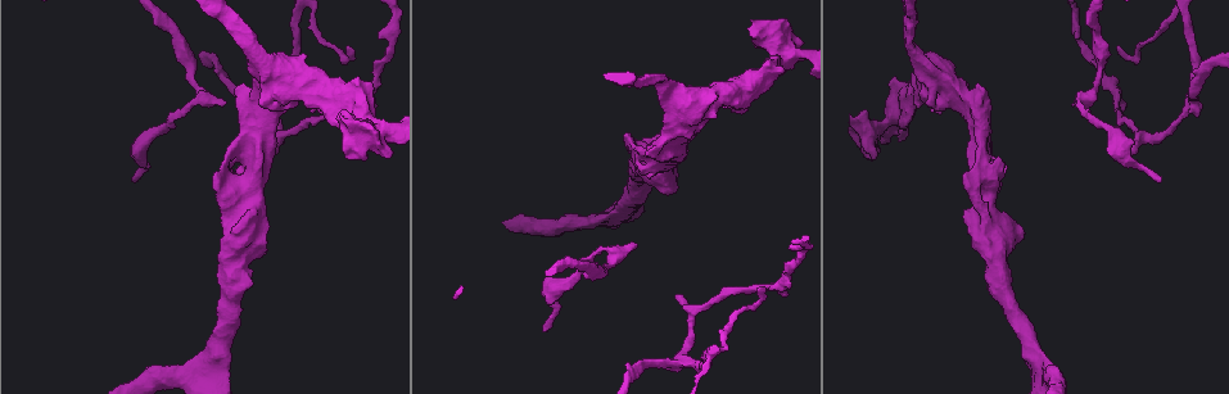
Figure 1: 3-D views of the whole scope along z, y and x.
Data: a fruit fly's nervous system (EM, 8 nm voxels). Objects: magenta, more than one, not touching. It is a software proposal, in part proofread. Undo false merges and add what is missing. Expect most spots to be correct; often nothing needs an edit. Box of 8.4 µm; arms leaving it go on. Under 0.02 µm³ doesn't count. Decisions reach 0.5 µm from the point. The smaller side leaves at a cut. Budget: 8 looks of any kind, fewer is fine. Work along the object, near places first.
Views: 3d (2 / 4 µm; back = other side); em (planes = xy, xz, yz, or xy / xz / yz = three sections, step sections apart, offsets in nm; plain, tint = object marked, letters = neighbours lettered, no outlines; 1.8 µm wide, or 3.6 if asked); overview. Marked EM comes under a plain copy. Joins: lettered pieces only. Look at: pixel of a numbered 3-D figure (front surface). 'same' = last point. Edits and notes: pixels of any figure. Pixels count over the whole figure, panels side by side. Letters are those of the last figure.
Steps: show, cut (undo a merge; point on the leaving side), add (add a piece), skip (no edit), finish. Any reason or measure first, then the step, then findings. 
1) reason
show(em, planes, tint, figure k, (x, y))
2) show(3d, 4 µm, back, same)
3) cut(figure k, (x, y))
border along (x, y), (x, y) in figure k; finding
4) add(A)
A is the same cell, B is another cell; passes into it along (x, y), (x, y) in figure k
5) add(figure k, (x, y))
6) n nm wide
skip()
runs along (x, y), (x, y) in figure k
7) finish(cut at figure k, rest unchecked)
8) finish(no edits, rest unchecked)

an open end
show(3d, 2 µm, figure 1, (545, 331))

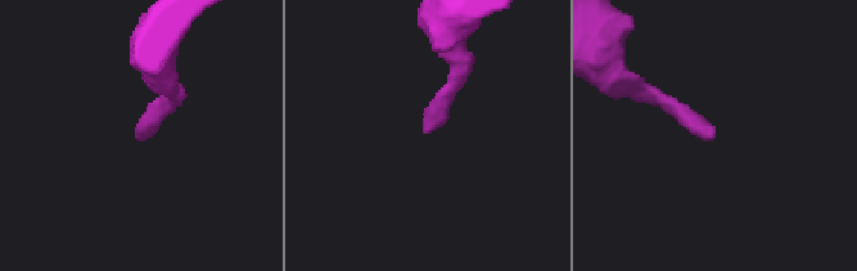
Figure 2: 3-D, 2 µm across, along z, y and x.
show(em, yz, step 4, letters, figure 2, (137, 136))

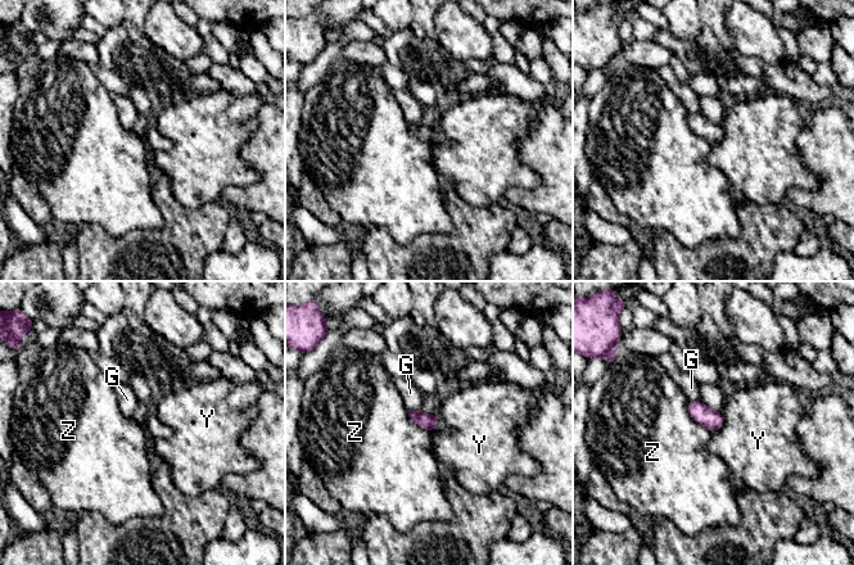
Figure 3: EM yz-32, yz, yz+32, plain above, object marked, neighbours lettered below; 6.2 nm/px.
100 nm wide
skip()
G, Y and Z are other cells; no lettered piece goes on from it

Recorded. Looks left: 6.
branch stops here
show(3d, 4 µm, back, figure 1, (245, 98))

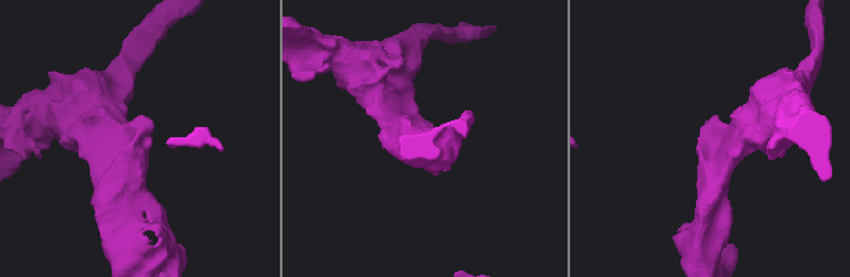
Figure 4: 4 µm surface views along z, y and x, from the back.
now the EM
show(em, planes, letters, figure 4, (139, 136))

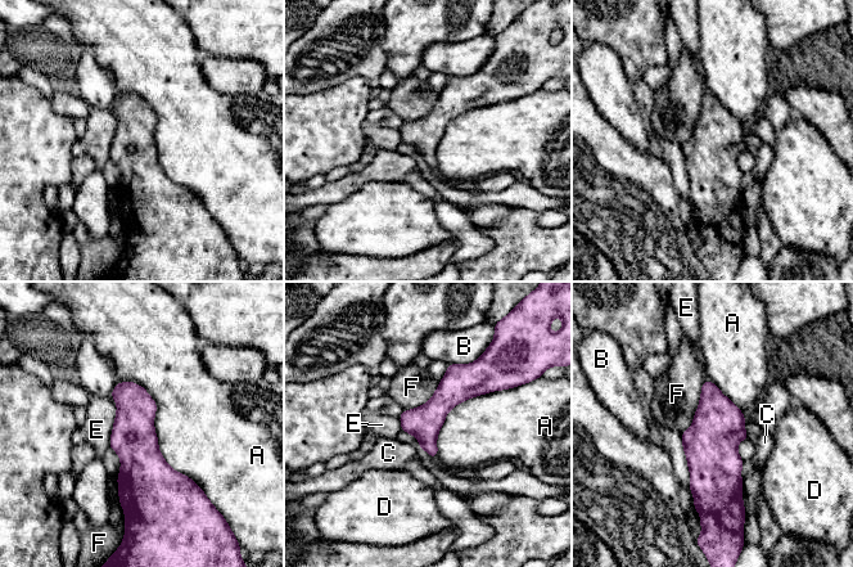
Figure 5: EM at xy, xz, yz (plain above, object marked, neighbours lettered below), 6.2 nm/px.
A touches over 850 nm
skip()
A, B, C, D, E and F are other cells; none of them fits

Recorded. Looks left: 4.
branch point
show(3d, 4 µm, figure 1, (678, 363))

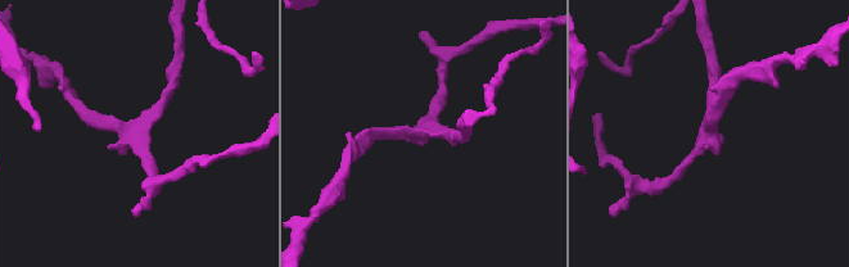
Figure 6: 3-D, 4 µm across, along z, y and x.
3 arms
show(em, 3.6 µm, yz, step 8, tint, figure 6, (422, 132))

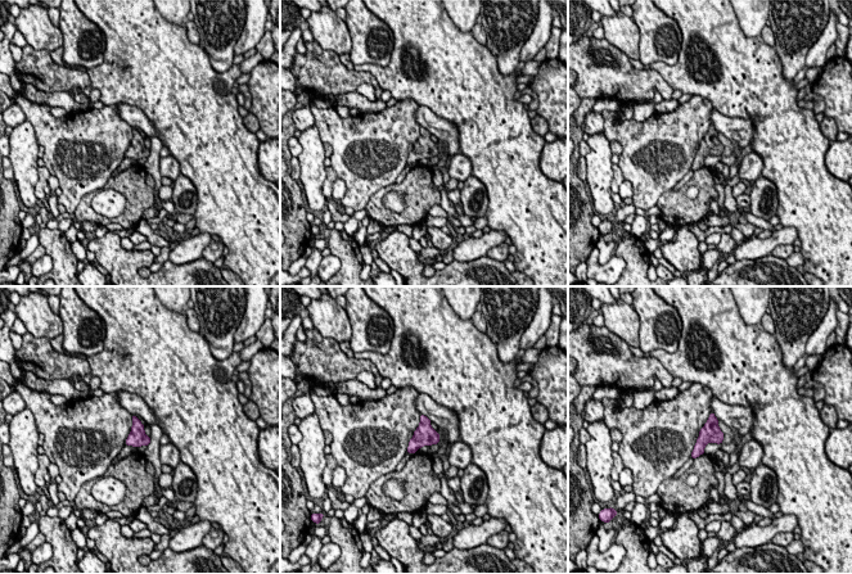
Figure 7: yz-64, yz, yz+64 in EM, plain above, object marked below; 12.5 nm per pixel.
another direction
show(em, 3.6 µm, xz, step 4, letters, same)

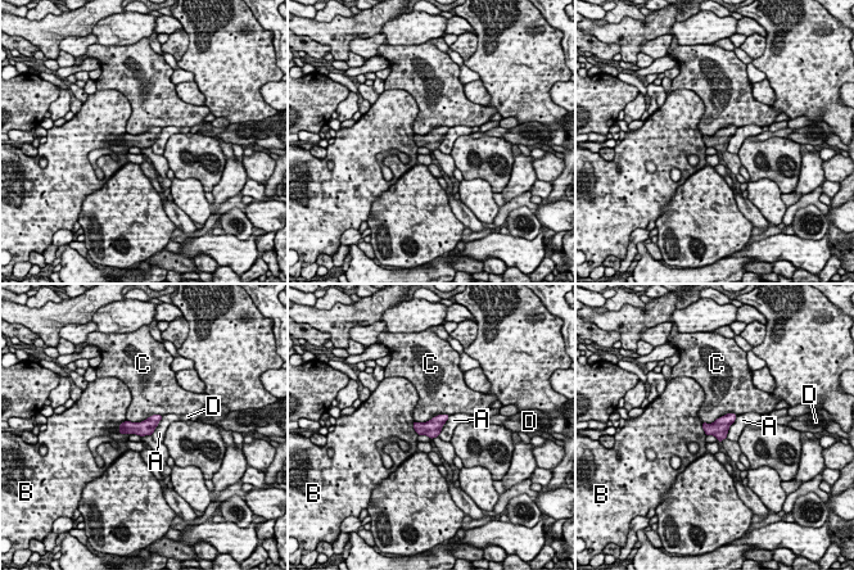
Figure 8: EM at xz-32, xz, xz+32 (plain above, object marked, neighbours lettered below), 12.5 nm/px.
190 nm wide
skip()
A, B, C and D are other cells; border along (162, 415), (126, 420) in figure 8; continuous, no second cell

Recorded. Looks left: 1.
branch stops here
show(em, 3.6 µm, planes, letters, figure 1, (350, 46))

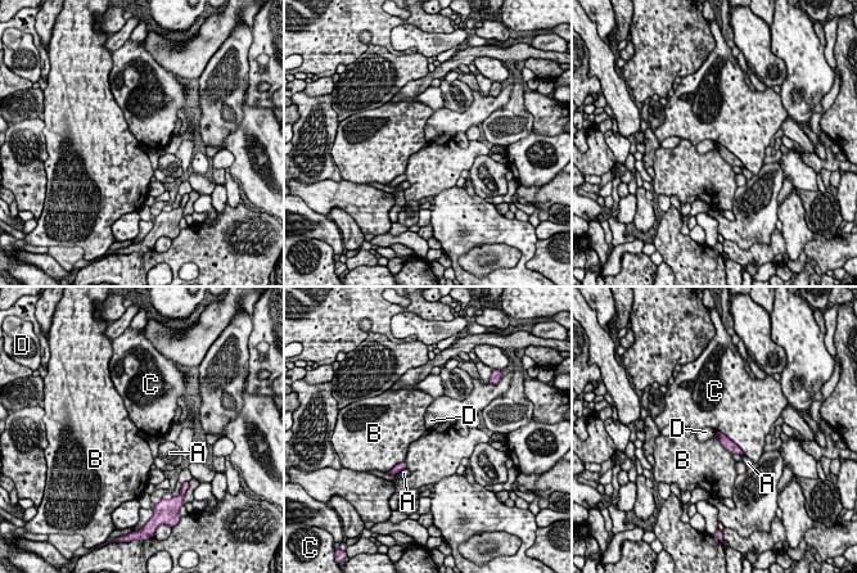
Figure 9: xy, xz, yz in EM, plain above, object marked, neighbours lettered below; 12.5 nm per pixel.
C touches over 480 nm
skip()
A, B, C and D are other cells; border along (716, 431), (731, 440), (744, 454) in figure 9; none of them fits

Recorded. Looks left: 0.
finish(no edits, rest unchecked)

